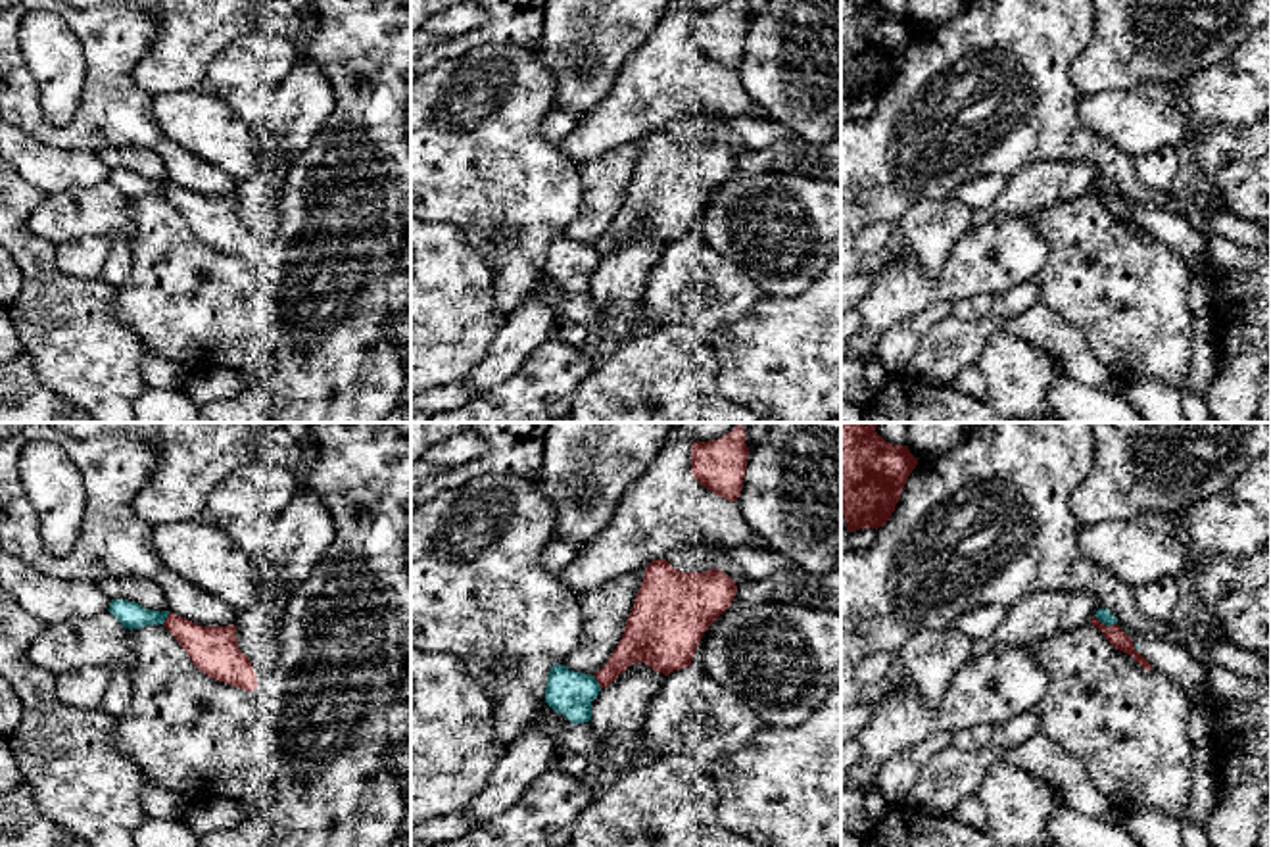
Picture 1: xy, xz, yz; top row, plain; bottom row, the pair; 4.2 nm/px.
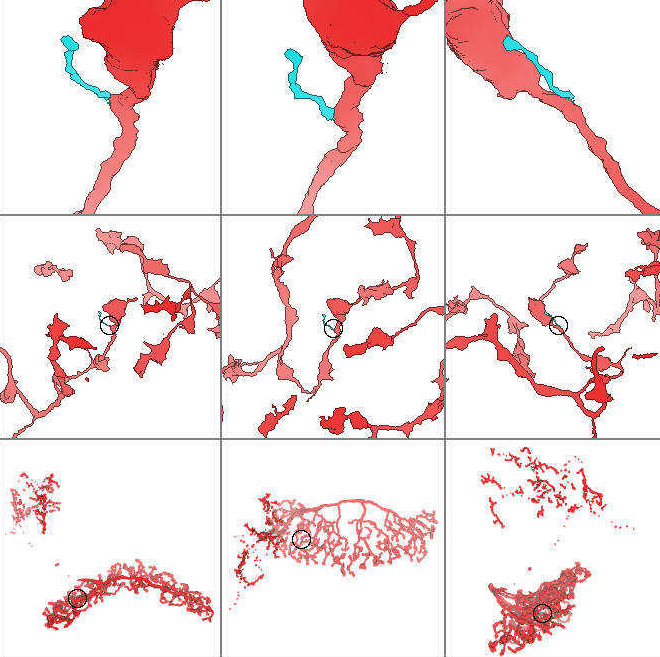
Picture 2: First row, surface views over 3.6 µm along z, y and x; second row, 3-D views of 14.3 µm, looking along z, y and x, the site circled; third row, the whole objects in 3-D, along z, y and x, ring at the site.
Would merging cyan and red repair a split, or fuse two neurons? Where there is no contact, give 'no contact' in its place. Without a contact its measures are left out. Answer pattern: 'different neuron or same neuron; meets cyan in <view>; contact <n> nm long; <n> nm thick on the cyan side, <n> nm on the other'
different neuron; meets cyan in yz; contact 100 nm long; 60 nm thick on the cyan side, 80 nm on the other

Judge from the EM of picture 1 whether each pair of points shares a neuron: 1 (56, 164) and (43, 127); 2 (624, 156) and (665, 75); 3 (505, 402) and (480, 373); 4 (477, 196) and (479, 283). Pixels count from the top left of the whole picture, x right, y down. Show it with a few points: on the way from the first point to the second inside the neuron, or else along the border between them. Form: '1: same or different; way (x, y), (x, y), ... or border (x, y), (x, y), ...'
1: different; border (20, 127), (43, 143), (85, 148), (93, 154)
2: different; border (649, 129), (590, 158)
3: different; border (527, 356), (513, 375), (477, 396)
4: different; border (490, 269), (492, 300), (500, 314)

